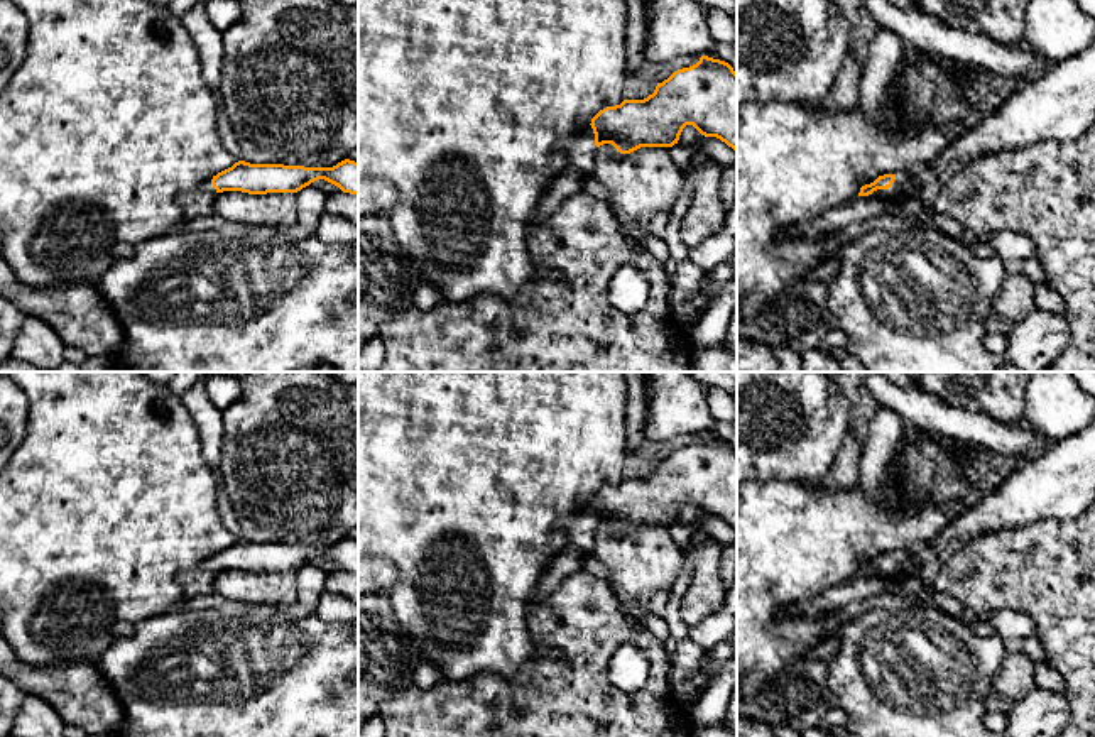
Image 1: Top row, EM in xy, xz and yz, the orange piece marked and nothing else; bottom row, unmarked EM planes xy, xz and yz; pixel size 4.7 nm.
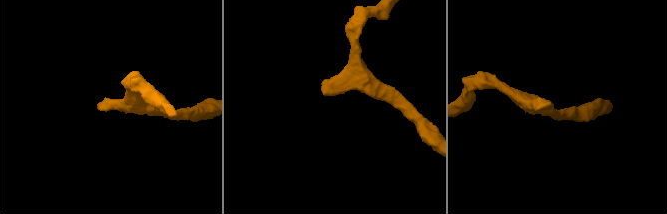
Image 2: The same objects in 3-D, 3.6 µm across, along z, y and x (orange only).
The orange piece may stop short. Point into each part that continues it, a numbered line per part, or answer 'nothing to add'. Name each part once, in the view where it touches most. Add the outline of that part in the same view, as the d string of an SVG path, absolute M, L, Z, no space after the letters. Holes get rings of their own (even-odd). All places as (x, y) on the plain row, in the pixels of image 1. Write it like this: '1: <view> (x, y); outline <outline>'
1: yz (906, 582); outline M907 551L896 553L891 566L877 568L869 575L887 576L892 585L885 590L901 597L919 597L929 587L923 581L919 571L909 565L911 554Z

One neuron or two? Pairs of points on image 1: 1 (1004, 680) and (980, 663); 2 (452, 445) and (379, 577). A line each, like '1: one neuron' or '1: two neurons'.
1: two neurons
2: two neurons

